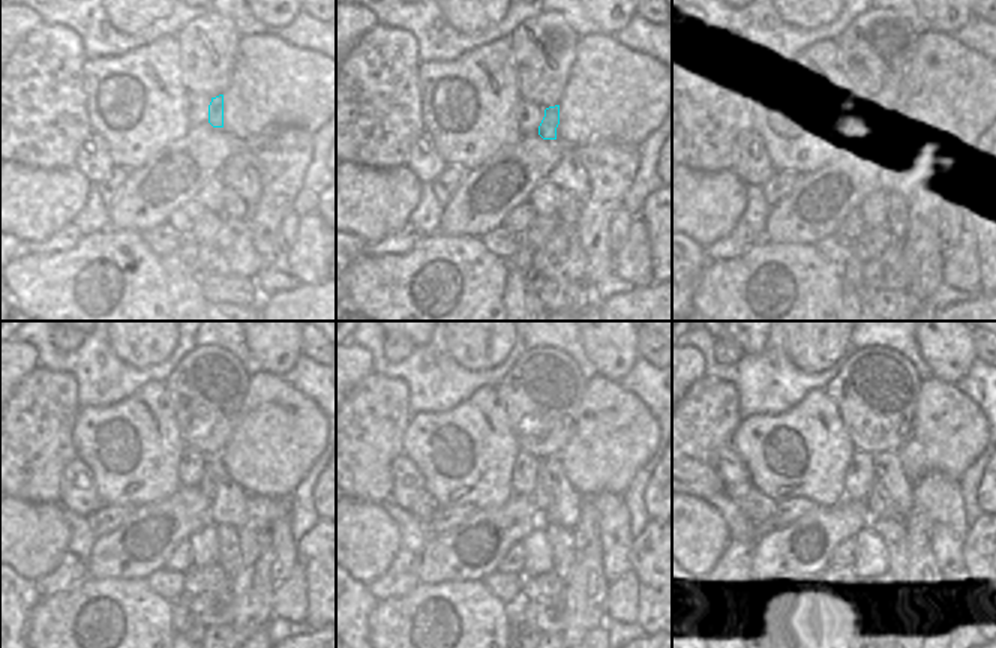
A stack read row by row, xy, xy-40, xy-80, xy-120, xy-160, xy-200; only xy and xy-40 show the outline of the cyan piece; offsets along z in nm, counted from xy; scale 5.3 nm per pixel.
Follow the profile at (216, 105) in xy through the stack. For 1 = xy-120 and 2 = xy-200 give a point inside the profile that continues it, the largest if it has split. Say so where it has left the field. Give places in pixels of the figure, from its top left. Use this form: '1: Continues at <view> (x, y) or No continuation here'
1: Continues at xy-120 (206, 485)
2: Continues at xy-200 (879, 504)

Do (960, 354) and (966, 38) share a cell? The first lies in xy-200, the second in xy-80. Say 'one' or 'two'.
two

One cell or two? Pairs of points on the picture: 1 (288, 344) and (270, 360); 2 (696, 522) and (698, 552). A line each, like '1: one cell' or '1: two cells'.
1: one cell
2: one cell

